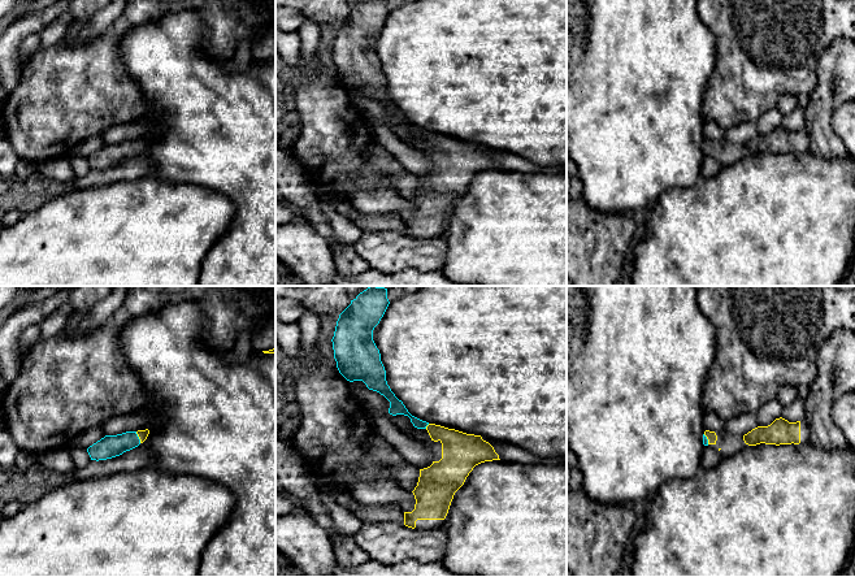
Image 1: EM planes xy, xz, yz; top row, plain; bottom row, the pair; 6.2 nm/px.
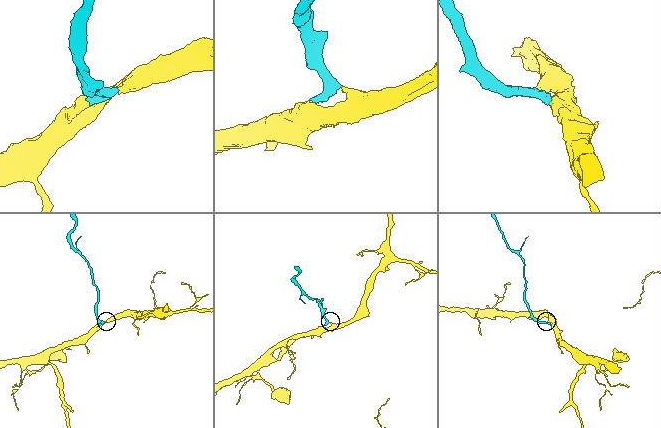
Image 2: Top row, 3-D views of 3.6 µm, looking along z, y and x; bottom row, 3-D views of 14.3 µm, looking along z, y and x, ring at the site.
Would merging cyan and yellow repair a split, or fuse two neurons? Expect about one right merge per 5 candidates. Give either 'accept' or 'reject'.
accept

